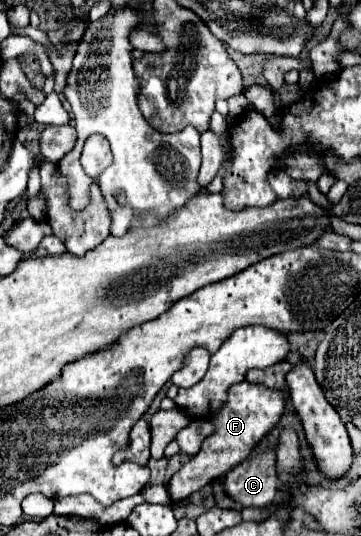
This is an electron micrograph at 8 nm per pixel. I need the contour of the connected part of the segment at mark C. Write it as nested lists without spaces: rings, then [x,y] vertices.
[[[264,453],[242,461],[224,477],[224,491],[242,507],[264,507],[274,501],[278,489],[276,455]]]

